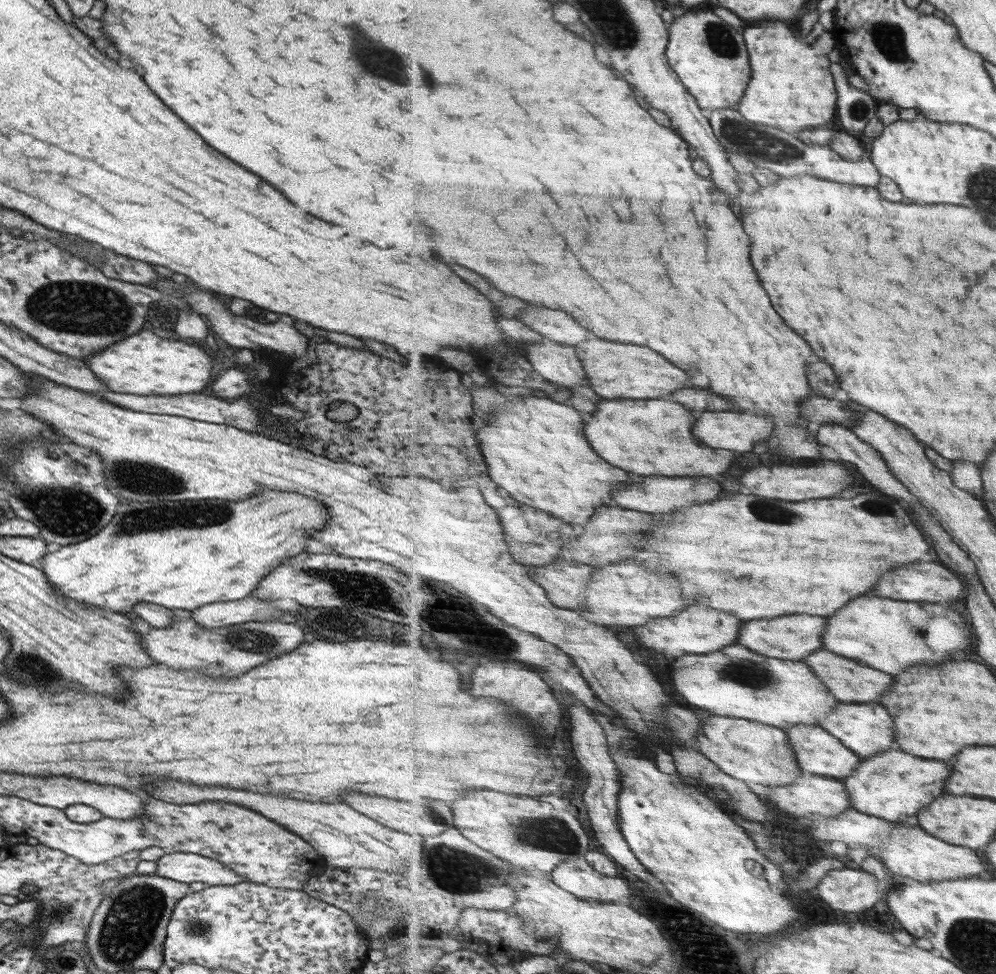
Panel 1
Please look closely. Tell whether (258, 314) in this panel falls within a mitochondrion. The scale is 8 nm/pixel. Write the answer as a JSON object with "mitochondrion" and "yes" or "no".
{"mitochondrion":"no"}

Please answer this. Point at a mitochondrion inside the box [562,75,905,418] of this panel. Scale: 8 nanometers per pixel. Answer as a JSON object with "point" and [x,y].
{"point":[768,145]}

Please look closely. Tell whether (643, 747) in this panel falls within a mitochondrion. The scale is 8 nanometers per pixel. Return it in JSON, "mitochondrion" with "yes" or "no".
{"mitochondrion":"no"}

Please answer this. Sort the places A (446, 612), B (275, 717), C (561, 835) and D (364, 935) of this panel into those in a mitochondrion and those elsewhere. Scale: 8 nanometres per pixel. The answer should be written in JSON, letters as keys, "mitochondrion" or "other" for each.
{"A":"mitochondrion","B":"other","C":"mitochondrion","D":"other"}

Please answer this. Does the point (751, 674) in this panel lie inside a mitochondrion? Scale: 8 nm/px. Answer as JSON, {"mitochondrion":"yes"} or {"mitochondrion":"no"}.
{"mitochondrion":"yes"}

